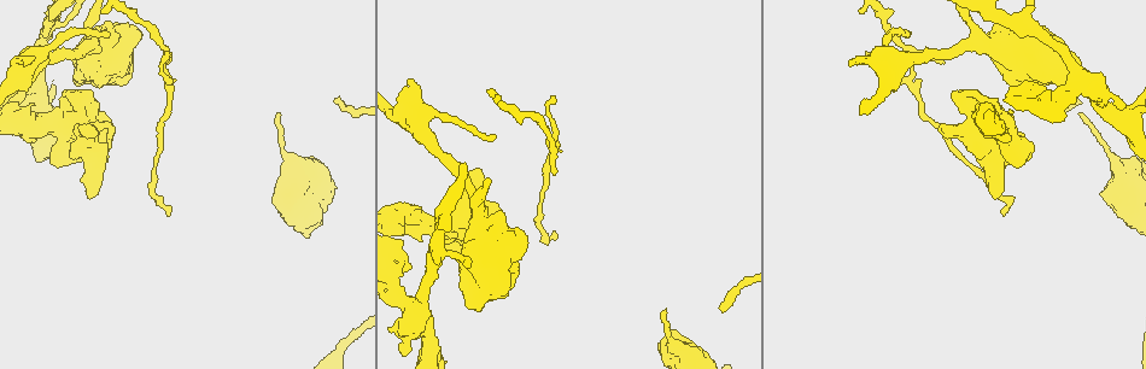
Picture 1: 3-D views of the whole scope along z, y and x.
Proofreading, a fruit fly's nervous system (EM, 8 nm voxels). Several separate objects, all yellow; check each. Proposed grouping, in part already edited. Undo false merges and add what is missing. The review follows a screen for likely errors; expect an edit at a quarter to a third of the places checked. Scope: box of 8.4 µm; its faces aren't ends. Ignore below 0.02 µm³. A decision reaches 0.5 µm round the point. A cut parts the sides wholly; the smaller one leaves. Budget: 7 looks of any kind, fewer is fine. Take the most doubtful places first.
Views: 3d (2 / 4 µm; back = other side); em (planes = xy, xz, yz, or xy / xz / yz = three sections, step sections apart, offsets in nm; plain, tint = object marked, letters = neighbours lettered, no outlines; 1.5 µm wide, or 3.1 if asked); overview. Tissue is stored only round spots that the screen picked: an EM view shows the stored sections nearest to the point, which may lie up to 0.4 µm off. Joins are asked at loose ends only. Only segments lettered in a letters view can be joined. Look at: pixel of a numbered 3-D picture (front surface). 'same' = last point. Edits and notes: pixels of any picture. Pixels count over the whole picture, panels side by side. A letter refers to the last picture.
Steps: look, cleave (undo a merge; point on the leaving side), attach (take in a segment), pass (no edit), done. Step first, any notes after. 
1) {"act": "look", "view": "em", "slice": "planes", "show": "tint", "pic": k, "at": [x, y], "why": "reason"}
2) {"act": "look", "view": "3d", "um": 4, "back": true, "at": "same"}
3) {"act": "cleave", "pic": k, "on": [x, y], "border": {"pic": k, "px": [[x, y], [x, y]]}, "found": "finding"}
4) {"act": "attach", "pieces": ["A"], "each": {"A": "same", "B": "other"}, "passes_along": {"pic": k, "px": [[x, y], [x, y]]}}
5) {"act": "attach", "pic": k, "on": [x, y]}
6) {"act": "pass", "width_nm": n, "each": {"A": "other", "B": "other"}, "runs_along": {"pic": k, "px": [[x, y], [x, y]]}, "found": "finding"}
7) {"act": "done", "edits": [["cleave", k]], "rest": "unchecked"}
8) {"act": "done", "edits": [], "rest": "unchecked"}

{"act": "look", "view": "3d", "um": 2, "back": true, "pic": 1, "at": [993, 197], "why": "thick end"}

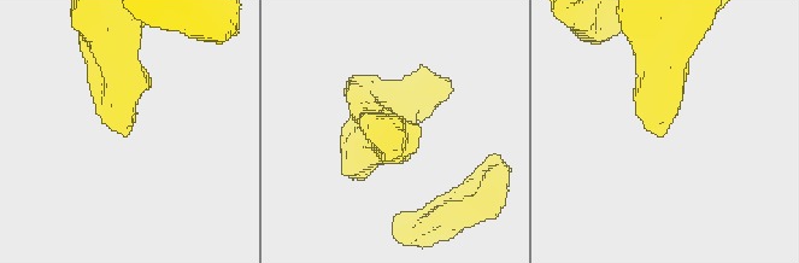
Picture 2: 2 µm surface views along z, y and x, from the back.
{"act": "look", "view": "em", "slice": "planes", "show": "letters", "pic": 2, "at": [660, 135], "why": "now the EM"}

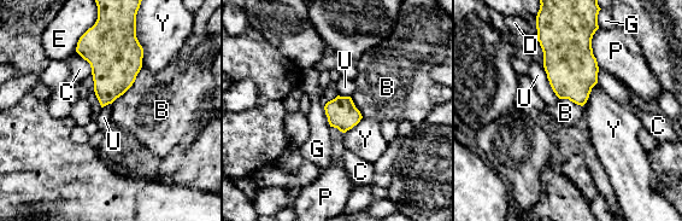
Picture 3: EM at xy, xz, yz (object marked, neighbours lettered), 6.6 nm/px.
{"act": "pass", "each": {"B": "other", "C": "other", "D": "other", "E": "other", "G": "other", "P": "other", "U": "other", "Y": "other"}, "border": {"pic": 3, "px": [[142, 67], [135, 81], [111, 104]]}, "found": "no lettered segment goes on from it"}

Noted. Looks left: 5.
{"act": "look", "view": "3d", "um": 2, "pic": 1, "at": [480, 169], "why": "stops while still wide"}

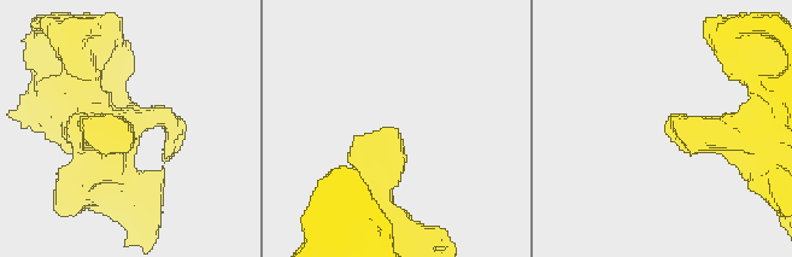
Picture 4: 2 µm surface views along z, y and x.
{"act": "look", "view": "em", "slice": "planes", "show": "plain", "pic": 4, "at": [123, 123], "why": "shape alone is not enough"}

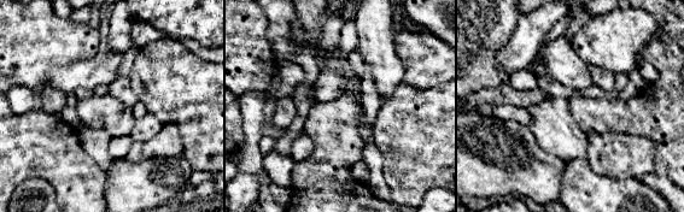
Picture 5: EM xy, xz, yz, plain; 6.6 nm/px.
{"act": "look", "view": "em", "slice": "planes", "show": "letters", "at": "same", "why": "what lies round it"}

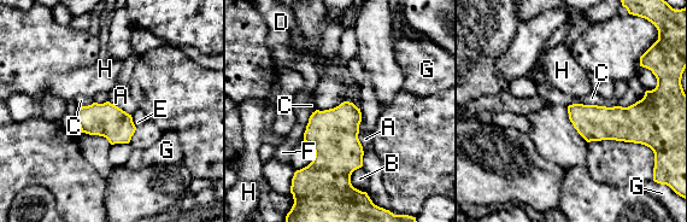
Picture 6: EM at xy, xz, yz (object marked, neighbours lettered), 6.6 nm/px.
{"act": "pass", "each": {"A": "other", "B": "other", "C": "other", "D": "other", "E": "other", "F": "other", "G": "other", "H": "other"}, "border": {"pic": 6, "px": [[360, 118], [358, 140], [364, 153]]}, "found": "no lettered segment goes on from it"}

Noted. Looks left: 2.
{"act": "look", "view": "em", "slice": "yz", "step": 4, "show": "tint", "pic": 1, "at": [410, 81], "why": "branch stops here"}

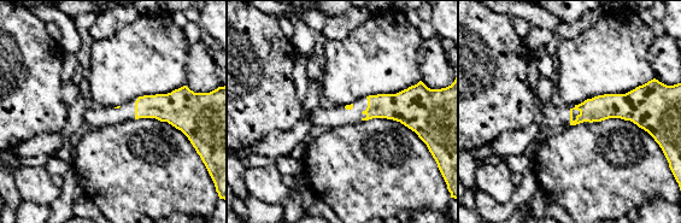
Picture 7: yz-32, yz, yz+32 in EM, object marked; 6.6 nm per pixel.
{"act": "look", "view": "em", "slice": "planes", "show": "letters", "at": "same", "why": "another direction"}

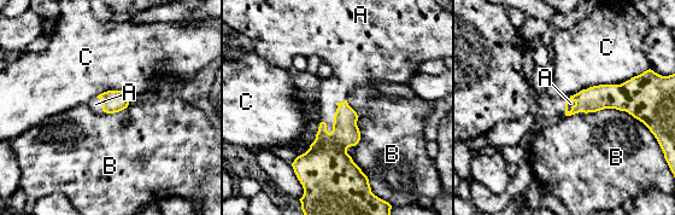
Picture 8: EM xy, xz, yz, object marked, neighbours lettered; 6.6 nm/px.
{"act": "attach", "pieces": ["A"], "longest_contact_nm": ["B", 460], "each": {"A": "same", "B": "other", "C": "other"}, "found": "the cell continues"}

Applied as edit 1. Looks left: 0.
{"act": "done", "edits": [["attach", 8]], "rest": "unchecked"}

